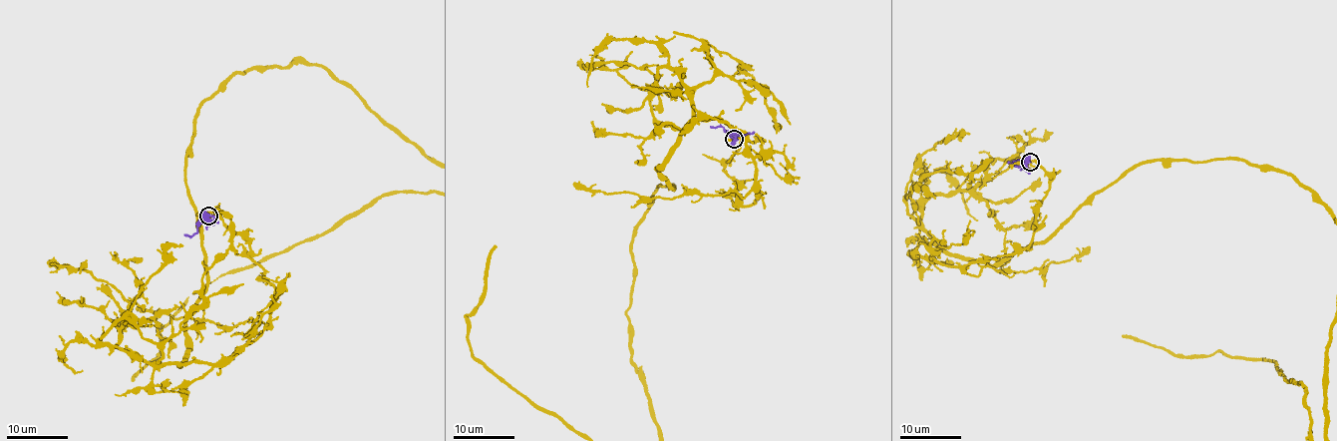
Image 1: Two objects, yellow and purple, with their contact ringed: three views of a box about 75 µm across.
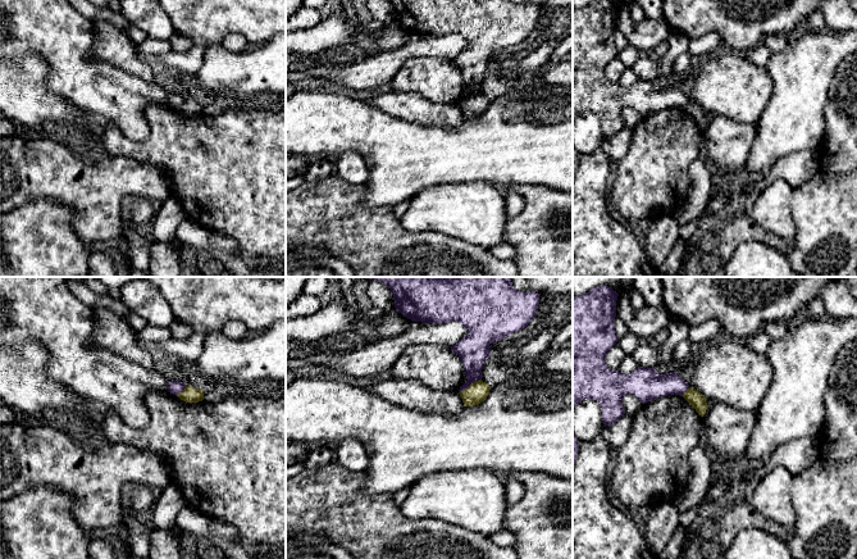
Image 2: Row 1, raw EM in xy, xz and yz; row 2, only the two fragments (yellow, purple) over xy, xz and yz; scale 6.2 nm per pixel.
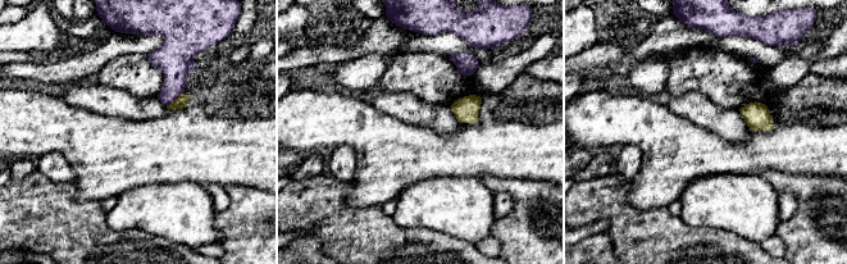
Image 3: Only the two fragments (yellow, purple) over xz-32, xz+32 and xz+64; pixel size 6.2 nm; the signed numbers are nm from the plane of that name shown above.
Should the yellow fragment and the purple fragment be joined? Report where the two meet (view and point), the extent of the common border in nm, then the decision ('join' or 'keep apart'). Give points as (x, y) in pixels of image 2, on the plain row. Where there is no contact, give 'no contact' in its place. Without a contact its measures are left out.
contact xz (470, 98); length 170 nm; keep apart

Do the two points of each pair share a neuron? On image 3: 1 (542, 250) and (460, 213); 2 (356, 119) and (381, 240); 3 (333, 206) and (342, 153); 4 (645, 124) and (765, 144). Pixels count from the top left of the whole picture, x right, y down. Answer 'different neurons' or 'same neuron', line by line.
1: different neurons
2: different neurons
3: different neurons
4: same neuron

